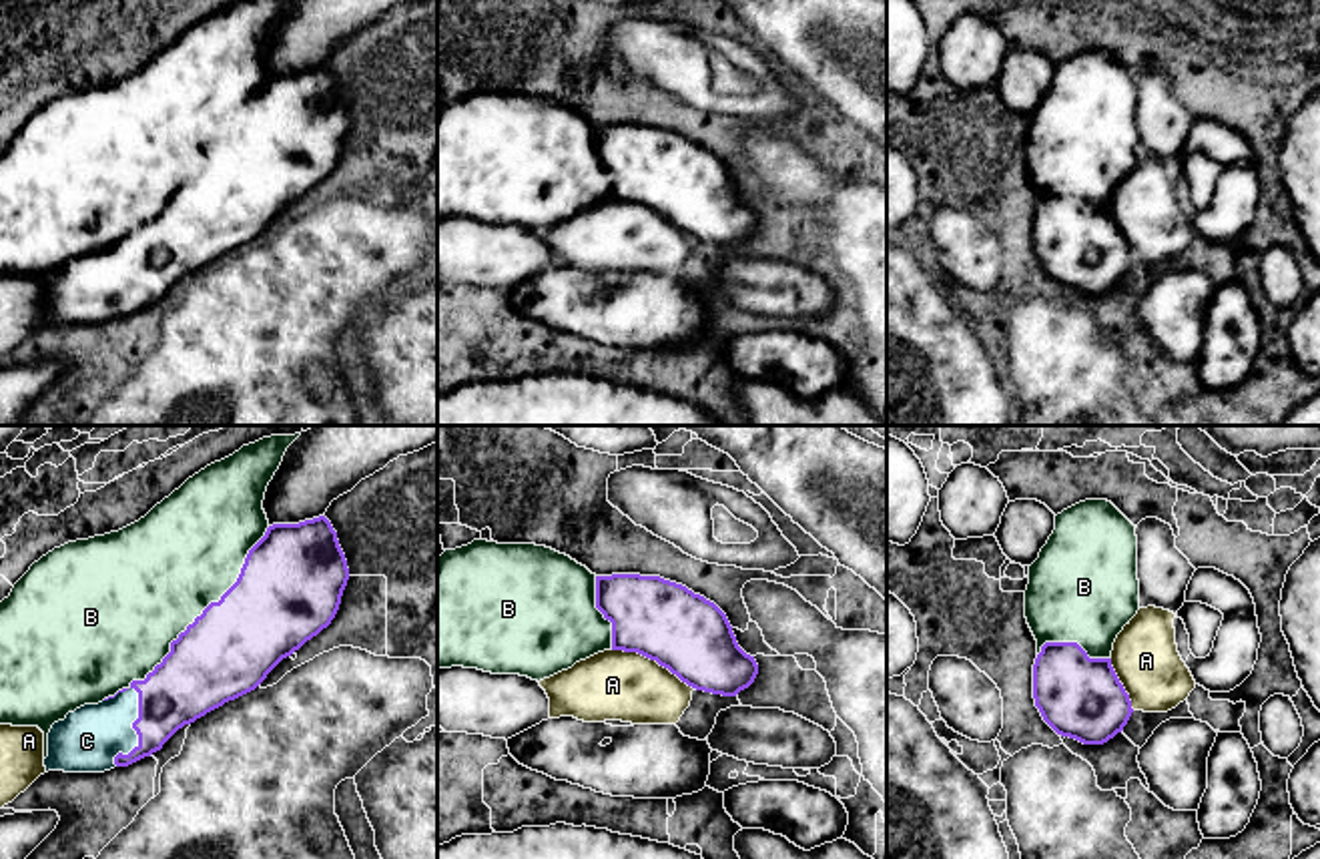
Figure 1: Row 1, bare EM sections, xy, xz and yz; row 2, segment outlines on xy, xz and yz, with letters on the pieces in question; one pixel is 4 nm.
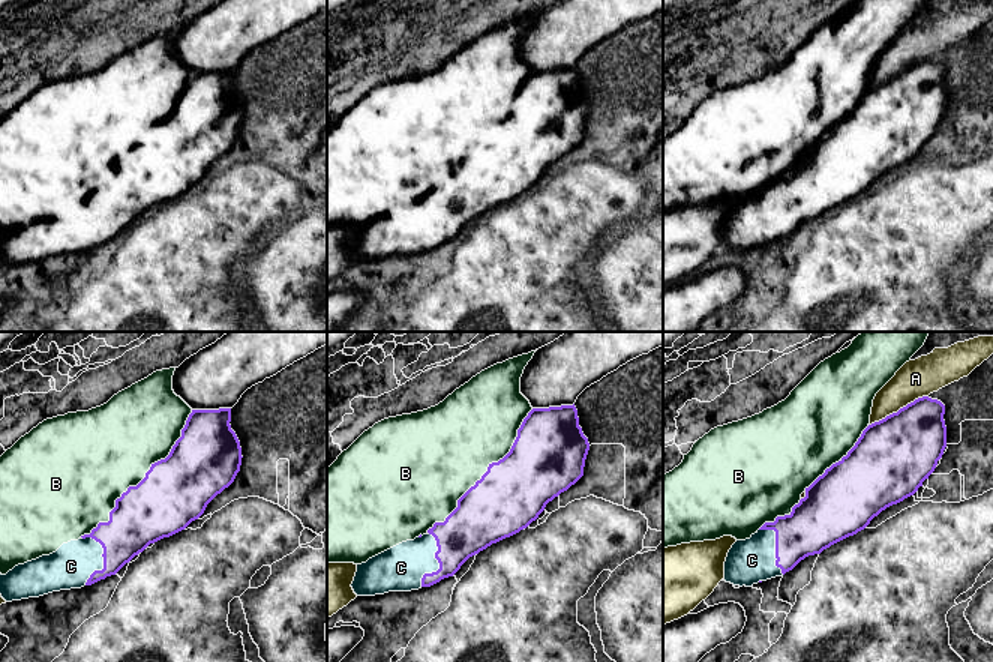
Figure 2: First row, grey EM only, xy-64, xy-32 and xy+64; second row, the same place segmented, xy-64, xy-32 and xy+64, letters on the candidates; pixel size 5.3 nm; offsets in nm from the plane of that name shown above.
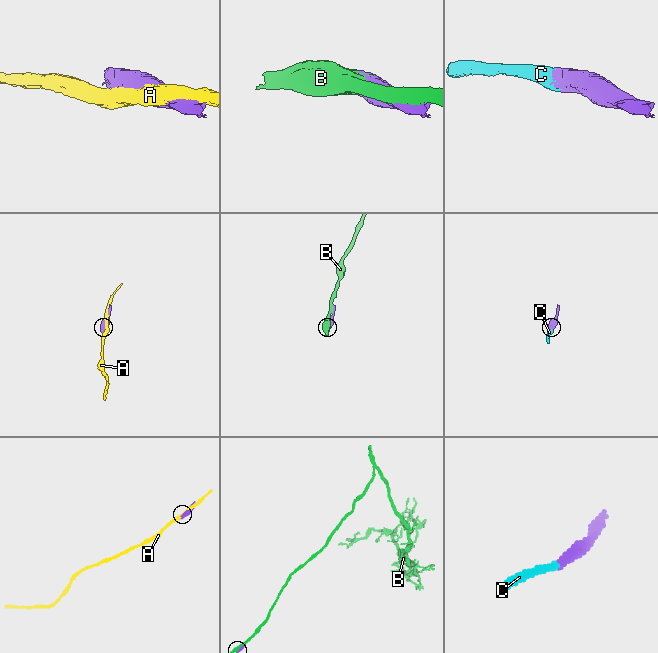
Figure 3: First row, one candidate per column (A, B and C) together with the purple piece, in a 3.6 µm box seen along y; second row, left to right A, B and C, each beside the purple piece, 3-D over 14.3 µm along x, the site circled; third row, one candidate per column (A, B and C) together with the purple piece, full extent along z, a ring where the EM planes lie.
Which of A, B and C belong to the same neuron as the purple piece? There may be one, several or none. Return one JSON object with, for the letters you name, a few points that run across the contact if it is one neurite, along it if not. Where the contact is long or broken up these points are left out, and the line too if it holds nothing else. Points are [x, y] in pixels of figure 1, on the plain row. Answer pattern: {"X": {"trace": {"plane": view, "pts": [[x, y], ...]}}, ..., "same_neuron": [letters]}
{"C": {"trace": {"plane": "xy", "pts": [[181, 239], [135, 279], [121, 279], [87, 292]]}}, "same_neuron": ["C"]}

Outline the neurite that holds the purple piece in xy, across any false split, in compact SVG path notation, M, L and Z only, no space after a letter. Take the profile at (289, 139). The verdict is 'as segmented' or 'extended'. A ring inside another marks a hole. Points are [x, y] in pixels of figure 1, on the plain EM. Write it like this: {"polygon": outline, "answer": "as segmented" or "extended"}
{"polygon": "M325 66L269 76L249 100L237 132L171 193L171 203L144 231L132 231L114 247L84 255L52 275L46 323L128 317L160 301L185 275L255 241L283 209L331 175L347 130L345 104Z", "answer": "extended"}

